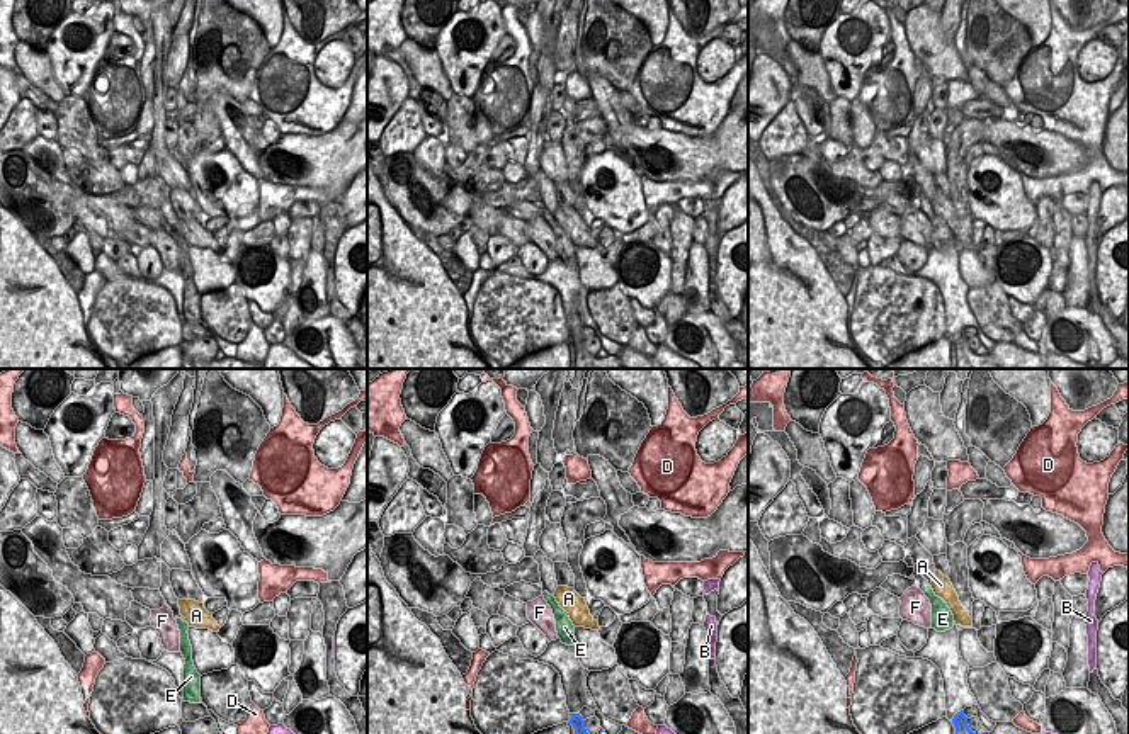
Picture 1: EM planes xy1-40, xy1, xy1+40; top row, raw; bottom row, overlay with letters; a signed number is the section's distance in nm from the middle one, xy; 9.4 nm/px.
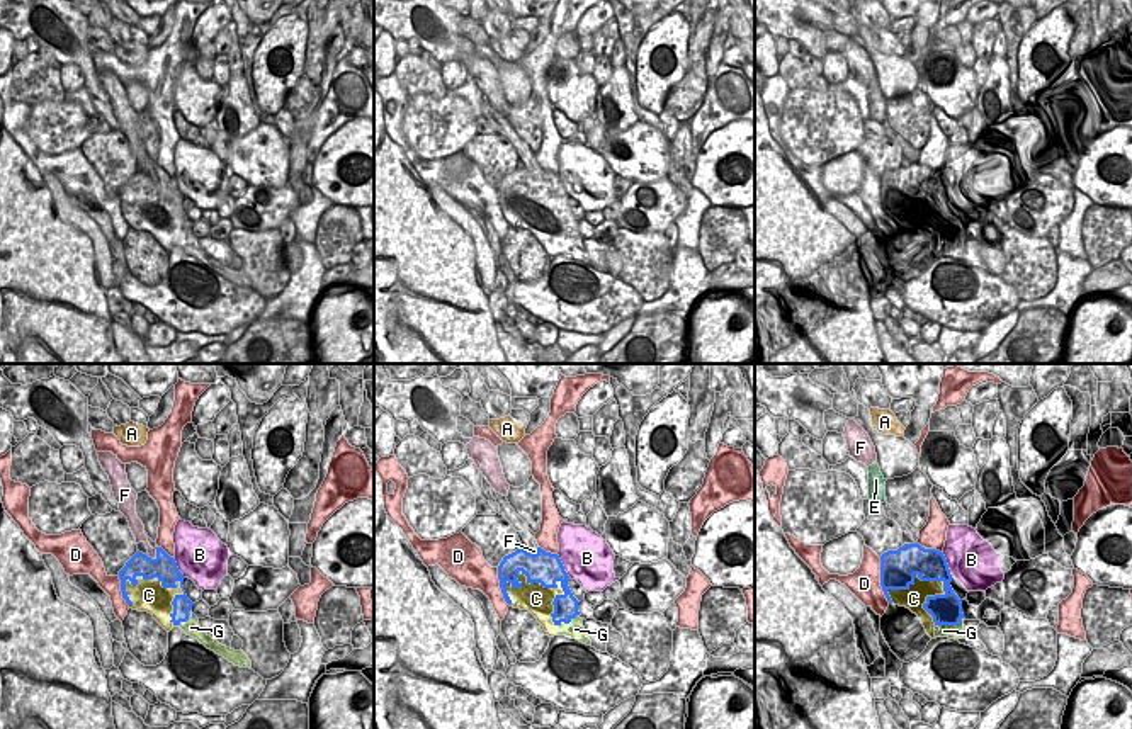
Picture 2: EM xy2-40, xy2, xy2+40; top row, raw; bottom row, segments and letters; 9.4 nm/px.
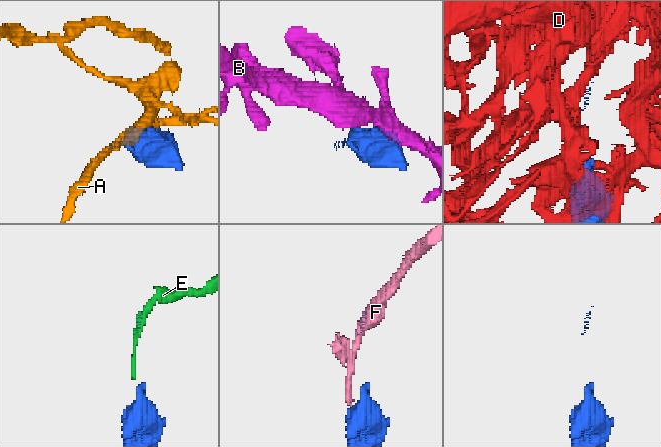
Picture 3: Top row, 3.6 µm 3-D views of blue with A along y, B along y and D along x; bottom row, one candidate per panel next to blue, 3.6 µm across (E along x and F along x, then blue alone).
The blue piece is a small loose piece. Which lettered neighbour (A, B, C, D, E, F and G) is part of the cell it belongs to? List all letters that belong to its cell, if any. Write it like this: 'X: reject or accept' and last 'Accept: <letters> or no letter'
A: reject
B: reject
C: reject
D: reject
E: accept
F: reject
G: reject
Accept: E

